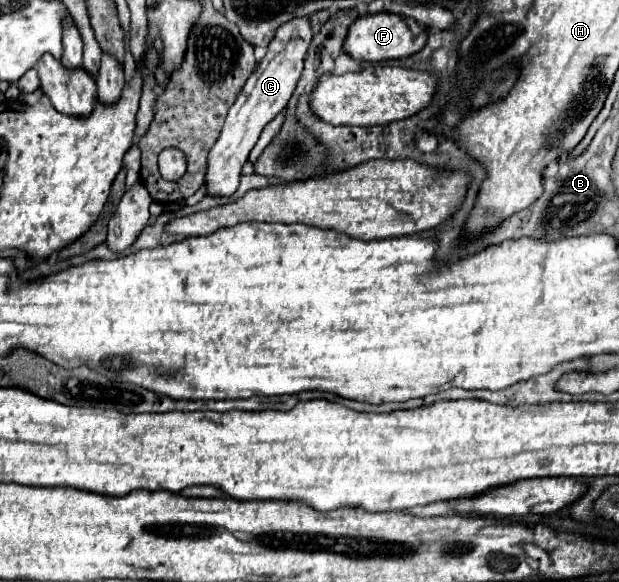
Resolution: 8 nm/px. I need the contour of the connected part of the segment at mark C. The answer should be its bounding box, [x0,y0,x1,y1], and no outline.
[206,17,312,195]

